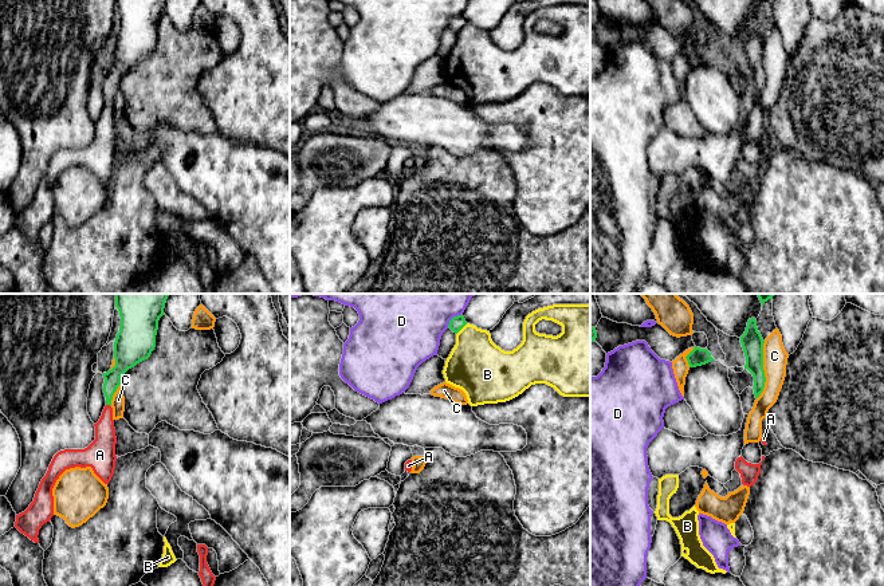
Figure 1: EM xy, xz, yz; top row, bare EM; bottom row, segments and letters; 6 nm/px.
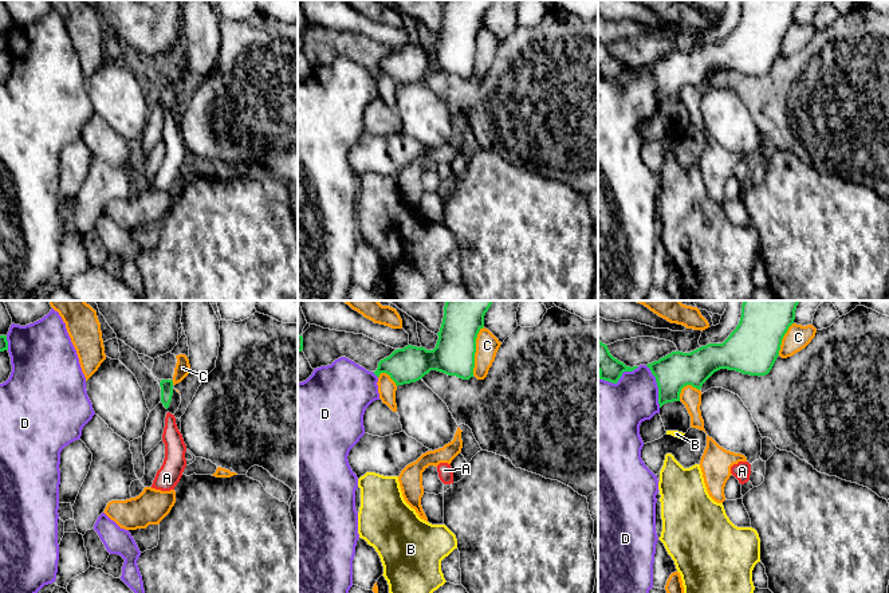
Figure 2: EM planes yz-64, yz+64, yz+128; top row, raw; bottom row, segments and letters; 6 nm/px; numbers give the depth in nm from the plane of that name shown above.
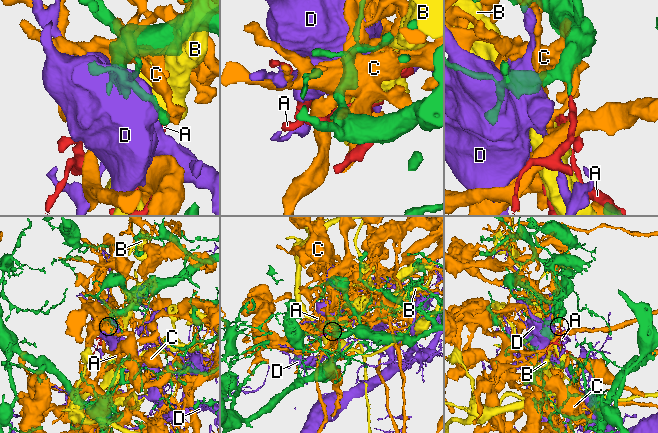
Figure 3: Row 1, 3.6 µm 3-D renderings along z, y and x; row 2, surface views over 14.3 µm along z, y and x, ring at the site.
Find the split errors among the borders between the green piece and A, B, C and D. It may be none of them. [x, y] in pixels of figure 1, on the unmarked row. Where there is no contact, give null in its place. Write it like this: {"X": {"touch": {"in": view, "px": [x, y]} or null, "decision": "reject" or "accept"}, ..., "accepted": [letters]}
{"A": {"touch": {"in": "xy", "px": [109, 103]}, "decision": "accept"}, "B": {"touch": {"in": "xz", "px": [462, 27]}, "decision": "reject"}, "C": {"touch": {"in": "yz", "px": [763, 70]}, "decision": "reject"}, "D": {"touch": {"in": "xz", "px": [452, 18]}, "decision": "reject"}, "accepted": ["A"]}

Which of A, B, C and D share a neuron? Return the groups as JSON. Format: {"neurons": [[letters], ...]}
{"neurons": [["A"], ["B"], ["C"], ["D"]]}

